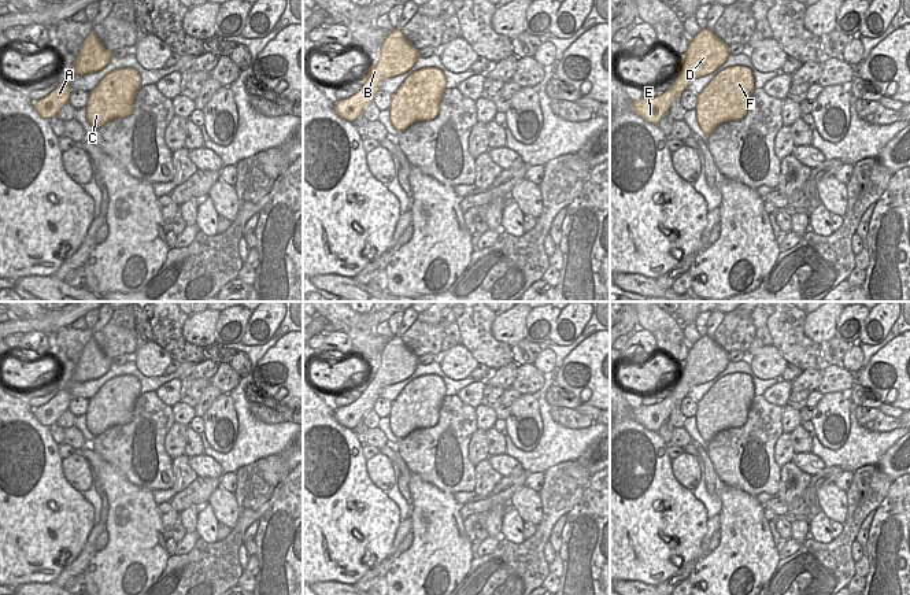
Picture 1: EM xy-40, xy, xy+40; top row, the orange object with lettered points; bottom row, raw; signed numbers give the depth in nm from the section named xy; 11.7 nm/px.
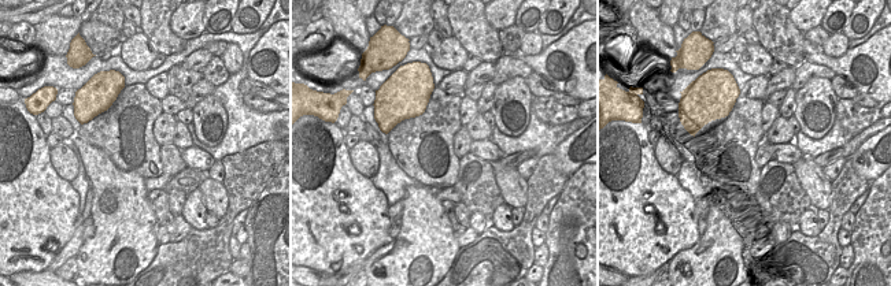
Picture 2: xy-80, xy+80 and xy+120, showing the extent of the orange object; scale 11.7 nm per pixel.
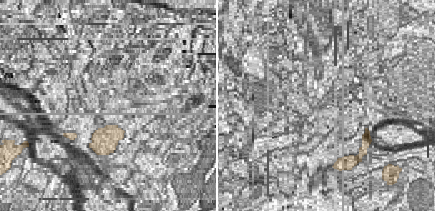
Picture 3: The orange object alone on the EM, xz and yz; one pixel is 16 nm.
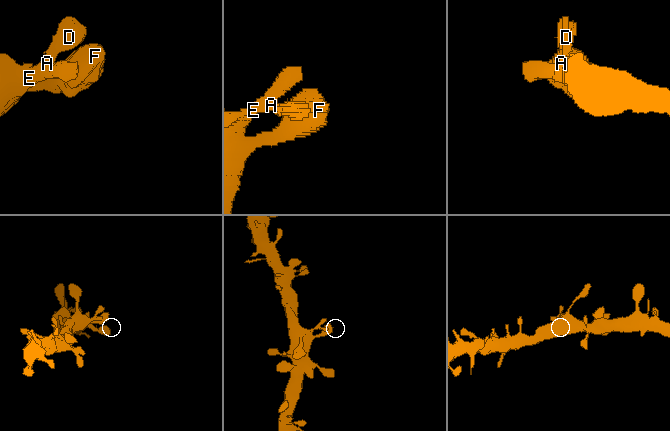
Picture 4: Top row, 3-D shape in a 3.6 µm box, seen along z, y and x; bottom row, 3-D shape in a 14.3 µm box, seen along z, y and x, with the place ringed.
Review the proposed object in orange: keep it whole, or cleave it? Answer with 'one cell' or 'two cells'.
one cell

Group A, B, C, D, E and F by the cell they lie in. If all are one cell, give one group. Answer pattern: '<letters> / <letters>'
A B C D E F

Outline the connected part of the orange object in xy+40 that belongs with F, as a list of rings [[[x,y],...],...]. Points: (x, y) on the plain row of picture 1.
[[[733,373],[720,378],[698,403],[695,417],[702,439],[709,443],[724,429],[743,426],[754,396],[748,374]]]

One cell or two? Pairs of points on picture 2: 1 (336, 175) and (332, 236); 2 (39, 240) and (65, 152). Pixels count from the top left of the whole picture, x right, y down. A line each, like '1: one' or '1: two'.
1: one
2: two

